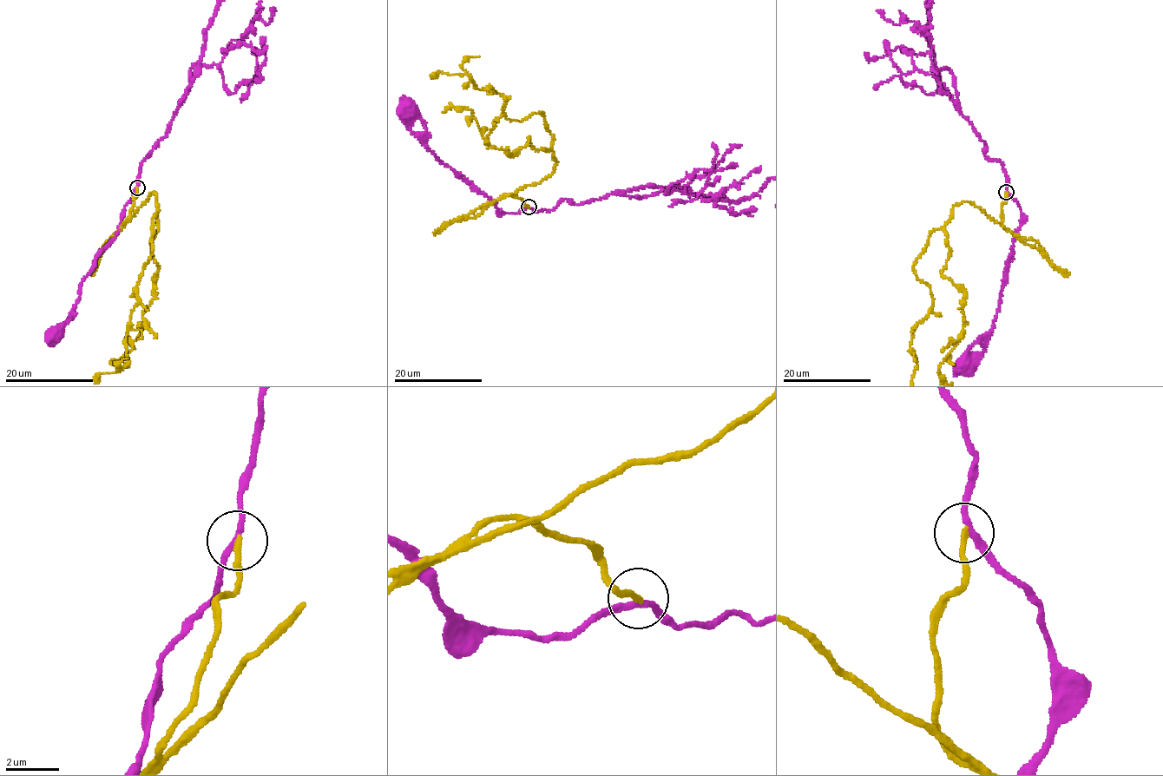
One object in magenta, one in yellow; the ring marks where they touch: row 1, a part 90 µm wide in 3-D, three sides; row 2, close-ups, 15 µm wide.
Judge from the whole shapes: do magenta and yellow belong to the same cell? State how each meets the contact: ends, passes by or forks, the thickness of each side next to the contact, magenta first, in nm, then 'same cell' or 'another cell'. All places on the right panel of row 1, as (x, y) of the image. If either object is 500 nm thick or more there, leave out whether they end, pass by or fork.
magenta passes by; yellow ends there; 220 nm thick on the magenta side, 200 nm on the other; another cell

